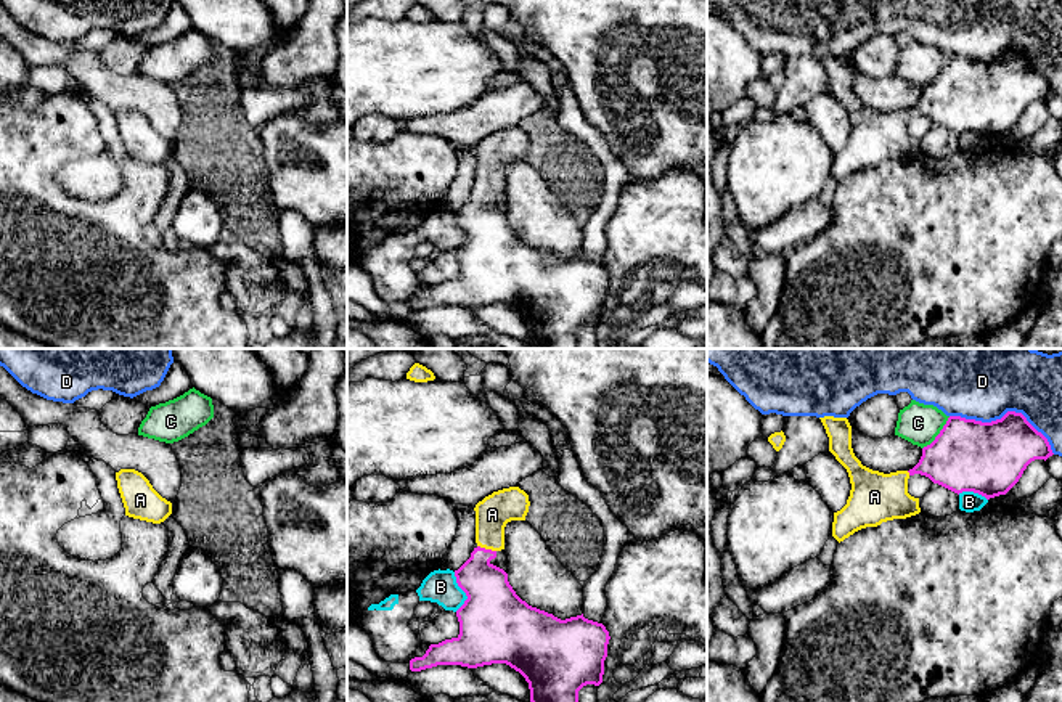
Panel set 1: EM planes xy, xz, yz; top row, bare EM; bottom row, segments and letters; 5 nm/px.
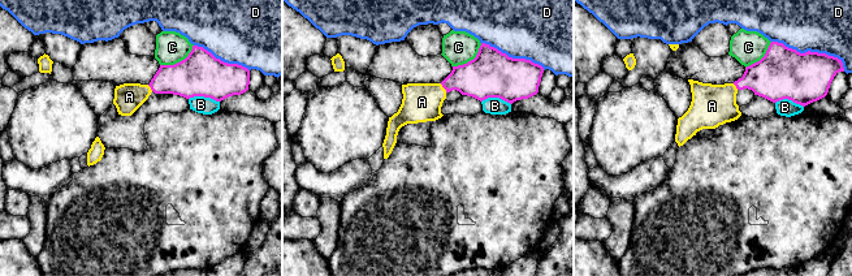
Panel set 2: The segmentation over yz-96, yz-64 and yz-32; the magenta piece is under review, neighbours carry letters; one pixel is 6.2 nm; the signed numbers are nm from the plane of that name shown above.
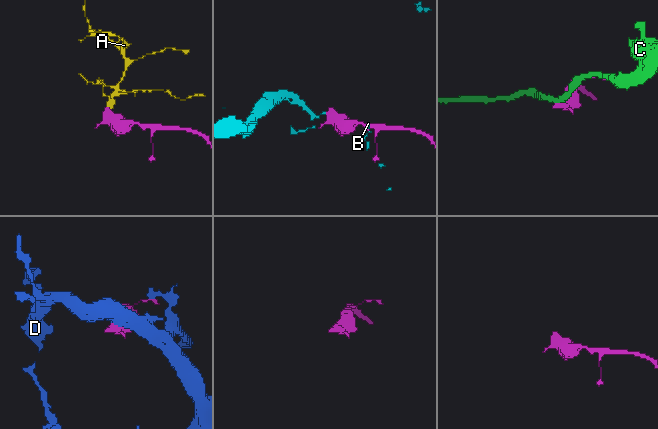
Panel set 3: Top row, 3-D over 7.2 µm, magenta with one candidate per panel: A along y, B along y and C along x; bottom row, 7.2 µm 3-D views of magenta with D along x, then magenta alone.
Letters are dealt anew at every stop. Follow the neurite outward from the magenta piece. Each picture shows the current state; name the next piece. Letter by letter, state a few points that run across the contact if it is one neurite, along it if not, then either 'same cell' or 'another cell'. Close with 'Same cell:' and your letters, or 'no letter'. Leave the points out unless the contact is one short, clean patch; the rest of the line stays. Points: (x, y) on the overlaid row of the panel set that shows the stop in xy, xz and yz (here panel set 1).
A: line xz (490, 599), (484, 583), (487, 550), (492, 514); same cell
B: another cell
C: line yz (950, 416), (940, 432), (923, 448); another cell
D: another cell
Same cell: A

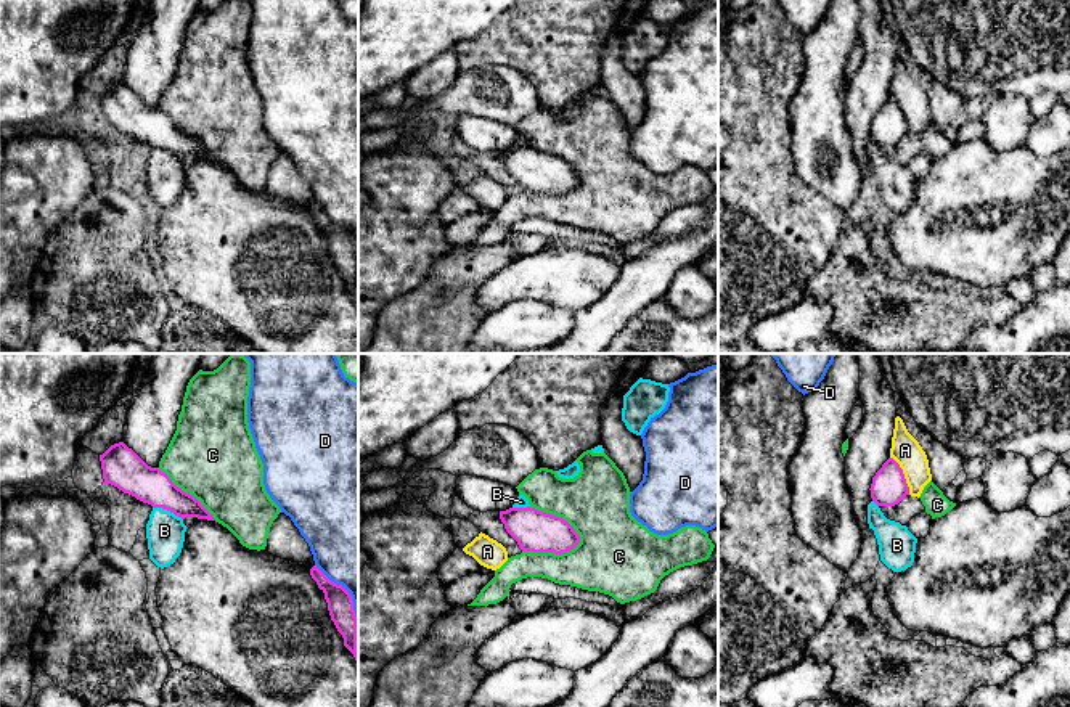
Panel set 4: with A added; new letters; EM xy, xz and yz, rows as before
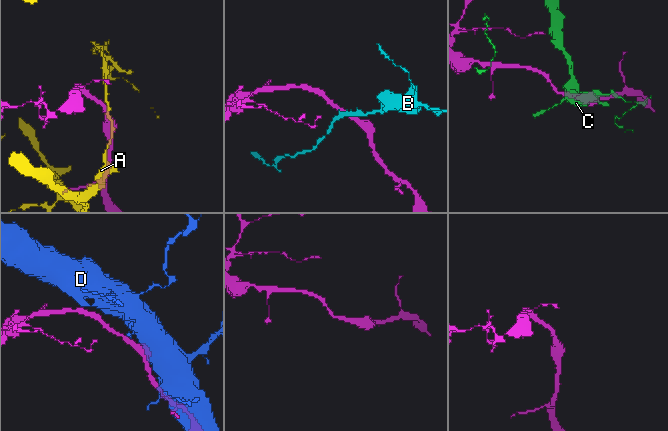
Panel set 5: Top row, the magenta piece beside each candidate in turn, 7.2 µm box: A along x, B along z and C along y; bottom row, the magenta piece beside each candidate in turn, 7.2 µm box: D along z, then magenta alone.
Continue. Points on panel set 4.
A: another cell
B: line xy (153, 506), (169, 510), (182, 519); another cell
C: another cell
D: another cell
Same cell: no letter

